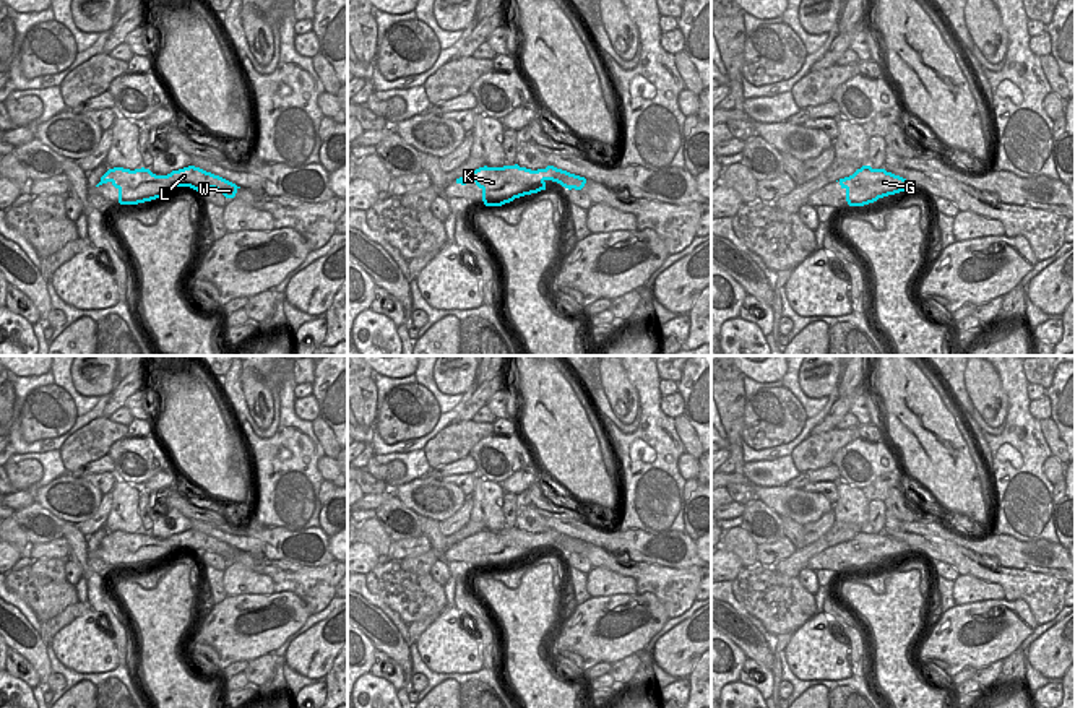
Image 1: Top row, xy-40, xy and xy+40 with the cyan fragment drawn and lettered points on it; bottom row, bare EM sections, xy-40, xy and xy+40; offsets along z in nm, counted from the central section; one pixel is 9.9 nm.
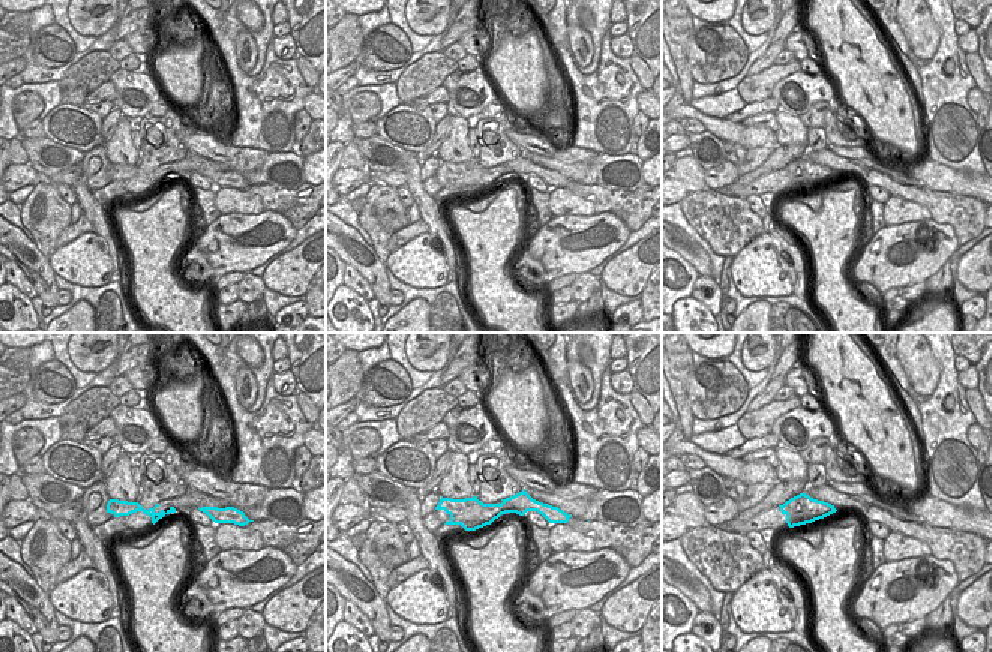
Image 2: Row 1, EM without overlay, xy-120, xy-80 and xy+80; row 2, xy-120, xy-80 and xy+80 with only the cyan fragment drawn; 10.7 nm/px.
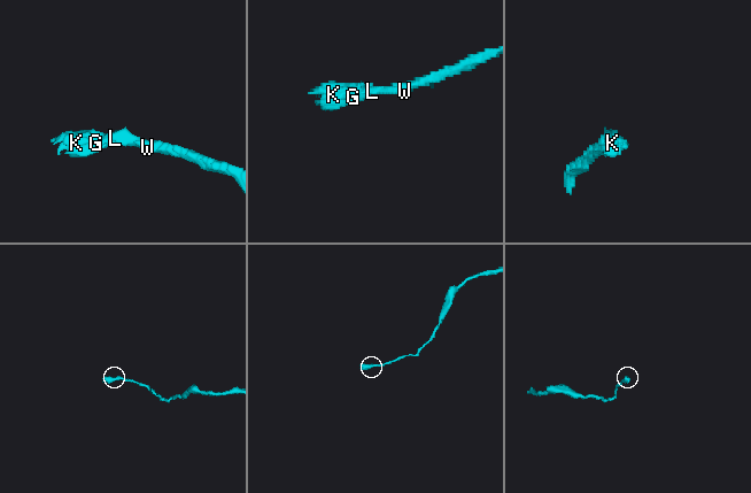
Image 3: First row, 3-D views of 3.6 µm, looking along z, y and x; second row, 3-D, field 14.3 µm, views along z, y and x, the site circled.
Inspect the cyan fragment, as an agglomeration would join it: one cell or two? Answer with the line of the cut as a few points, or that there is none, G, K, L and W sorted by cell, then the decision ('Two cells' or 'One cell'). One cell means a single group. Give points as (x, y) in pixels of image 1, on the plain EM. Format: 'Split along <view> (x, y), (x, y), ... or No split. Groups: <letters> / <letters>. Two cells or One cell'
No split. Groups: G K L W. One cell.

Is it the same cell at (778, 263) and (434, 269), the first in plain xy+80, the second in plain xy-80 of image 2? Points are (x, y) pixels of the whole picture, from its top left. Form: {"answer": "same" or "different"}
{"answer": "same"}

